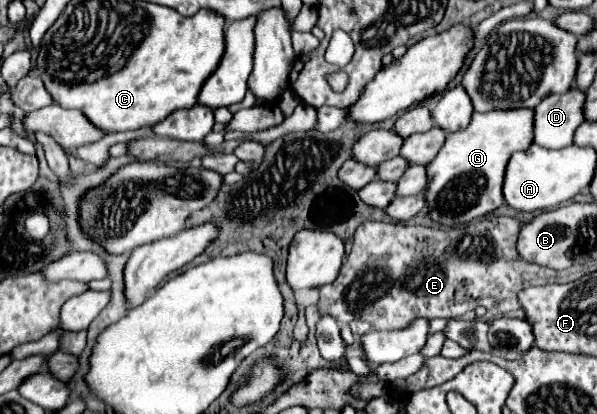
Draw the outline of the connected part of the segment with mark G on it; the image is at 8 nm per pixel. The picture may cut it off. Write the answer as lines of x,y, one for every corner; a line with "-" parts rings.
520,108
520,110
496,110
486,114
474,112
470,126
466,130
448,134
436,158
426,166
428,186
424,190
424,200
426,200
428,216
432,218
432,222
440,226
460,226
500,208
504,204
502,182
504,182
506,164
514,152
524,150
530,144
532,144
532,110

